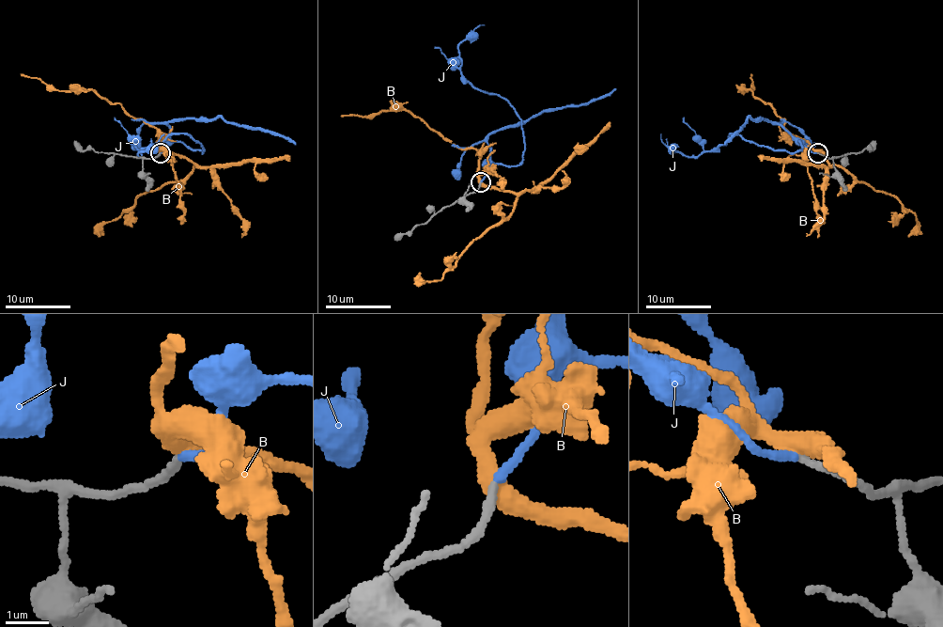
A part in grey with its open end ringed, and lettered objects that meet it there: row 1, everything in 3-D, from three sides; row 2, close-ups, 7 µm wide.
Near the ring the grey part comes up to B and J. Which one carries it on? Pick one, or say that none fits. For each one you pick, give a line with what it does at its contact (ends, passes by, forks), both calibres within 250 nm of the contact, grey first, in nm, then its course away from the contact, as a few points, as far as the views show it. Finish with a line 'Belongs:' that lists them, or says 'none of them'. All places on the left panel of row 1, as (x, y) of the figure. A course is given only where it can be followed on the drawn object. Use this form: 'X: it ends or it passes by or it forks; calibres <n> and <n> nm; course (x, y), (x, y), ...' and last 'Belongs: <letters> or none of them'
J: it ends; calibres 170 and 200 nm; course (160, 153), (173, 142), (204, 150), (186, 133), (169, 133), (140, 157), (164, 133)
Belongs: J

